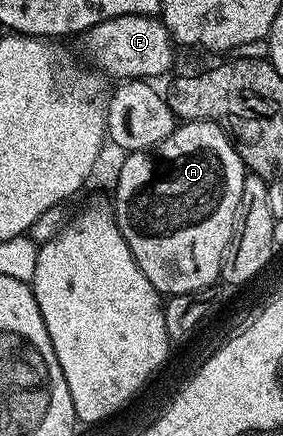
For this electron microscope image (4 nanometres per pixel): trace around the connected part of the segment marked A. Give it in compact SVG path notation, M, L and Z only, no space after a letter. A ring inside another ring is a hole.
M182 122L181 124L175 125L172 133L163 140L159 146L154 147L152 152L147 152L145 150L135 150L133 152L127 153L126 158L122 162L122 167L118 170L118 183L114 186L114 206L112 205L112 213L114 215L114 221L118 223L120 232L124 236L124 240L128 244L128 248L132 252L132 256L136 260L136 264L140 268L140 272L144 272L144 276L148 276L148 280L152 283L154 287L158 289L159 294L163 296L169 296L171 294L183 294L184 292L196 292L197 290L205 290L207 288L213 287L214 281L218 282L221 272L222 272L222 262L224 257L226 257L226 251L230 247L230 242L233 240L234 236L234 221L236 220L237 209L240 205L240 194L243 191L244 180L248 173L245 164L240 160L240 156L236 152L236 148L230 142L230 137L227 136L224 131L219 128L219 126L214 122Z

